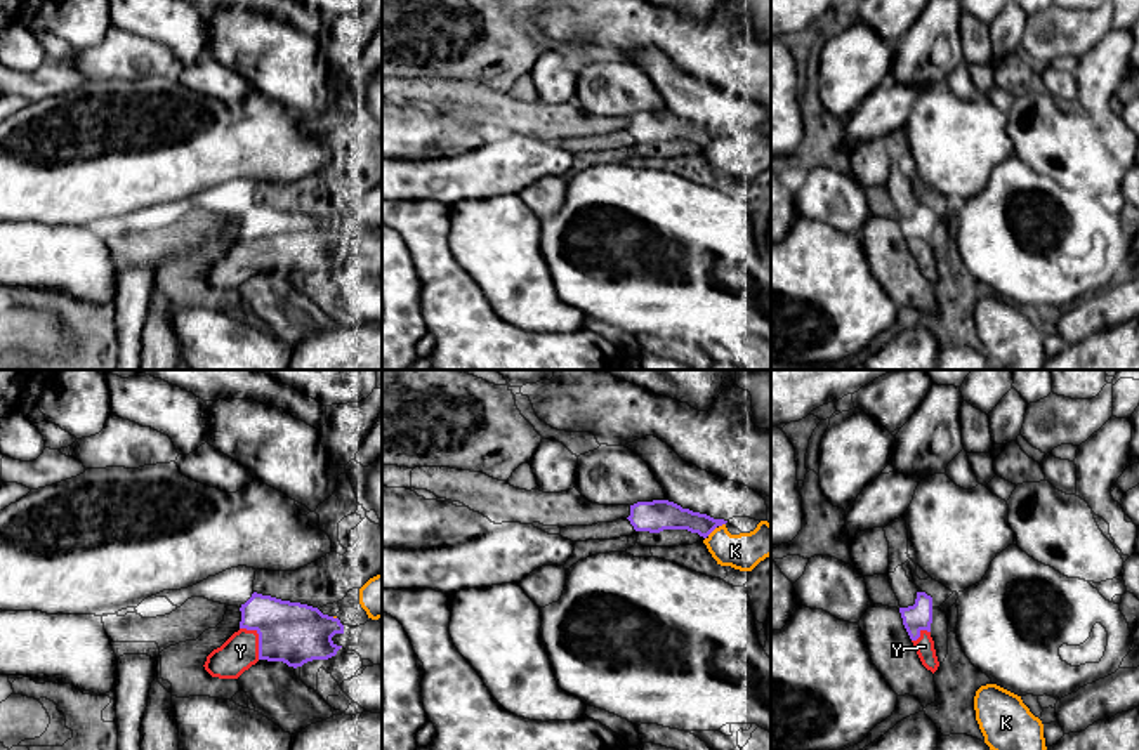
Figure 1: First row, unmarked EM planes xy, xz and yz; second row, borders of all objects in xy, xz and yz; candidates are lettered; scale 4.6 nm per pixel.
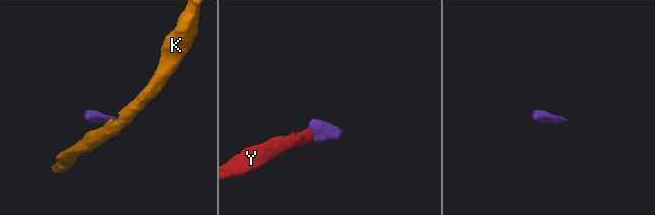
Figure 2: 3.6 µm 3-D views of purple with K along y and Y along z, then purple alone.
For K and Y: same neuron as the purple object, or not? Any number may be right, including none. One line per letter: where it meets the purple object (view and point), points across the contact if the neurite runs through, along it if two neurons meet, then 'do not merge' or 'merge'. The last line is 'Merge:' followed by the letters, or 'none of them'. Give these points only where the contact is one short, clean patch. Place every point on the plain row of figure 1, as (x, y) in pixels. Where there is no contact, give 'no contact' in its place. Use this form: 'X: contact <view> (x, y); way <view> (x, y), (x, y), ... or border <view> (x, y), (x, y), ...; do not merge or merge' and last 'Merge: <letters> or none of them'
K: contact xz (709, 144); do not merge
Y: contact xy (259, 249); way xy (290, 243), (266, 243), (259, 249), (240, 263); merge
Merge: Y

